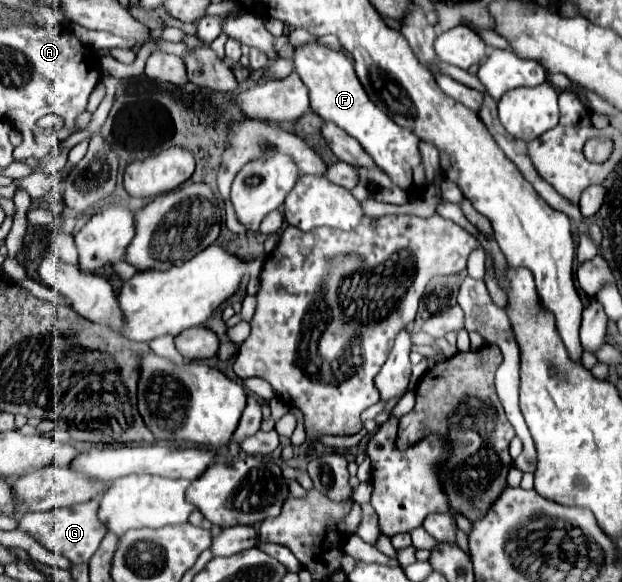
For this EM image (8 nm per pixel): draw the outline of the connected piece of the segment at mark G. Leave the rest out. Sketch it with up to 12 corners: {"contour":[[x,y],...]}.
{"contour":[[98,501],[26,513],[18,529],[70,563],[108,531]]}

